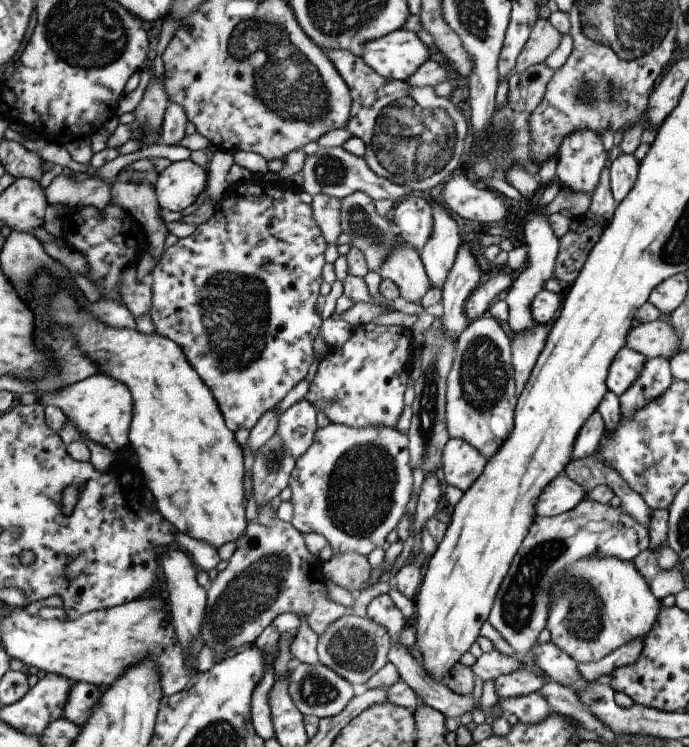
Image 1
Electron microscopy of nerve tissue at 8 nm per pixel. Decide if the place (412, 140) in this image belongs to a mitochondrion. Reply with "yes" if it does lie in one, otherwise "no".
yes

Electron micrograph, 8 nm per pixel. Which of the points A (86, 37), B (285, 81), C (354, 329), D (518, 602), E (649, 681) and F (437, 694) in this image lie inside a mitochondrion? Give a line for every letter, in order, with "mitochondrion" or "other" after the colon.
A: mitochondrion
B: mitochondrion
C: other
D: mitochondrion
E: other
F: other

